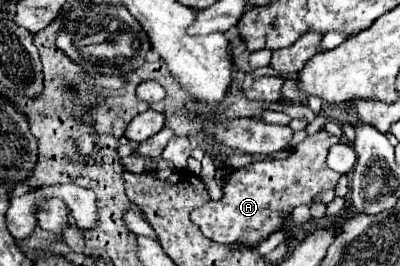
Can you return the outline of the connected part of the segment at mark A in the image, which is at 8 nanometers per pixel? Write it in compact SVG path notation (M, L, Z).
M321 130L297 144L289 158L265 158L263 162L253 162L235 170L223 190L223 198L193 210L193 222L207 238L219 244L257 246L259 240L281 230L285 216L295 206L311 202L311 198L323 190L335 188L341 174L327 168L325 156L327 150L337 142L339 138L335 134Z

